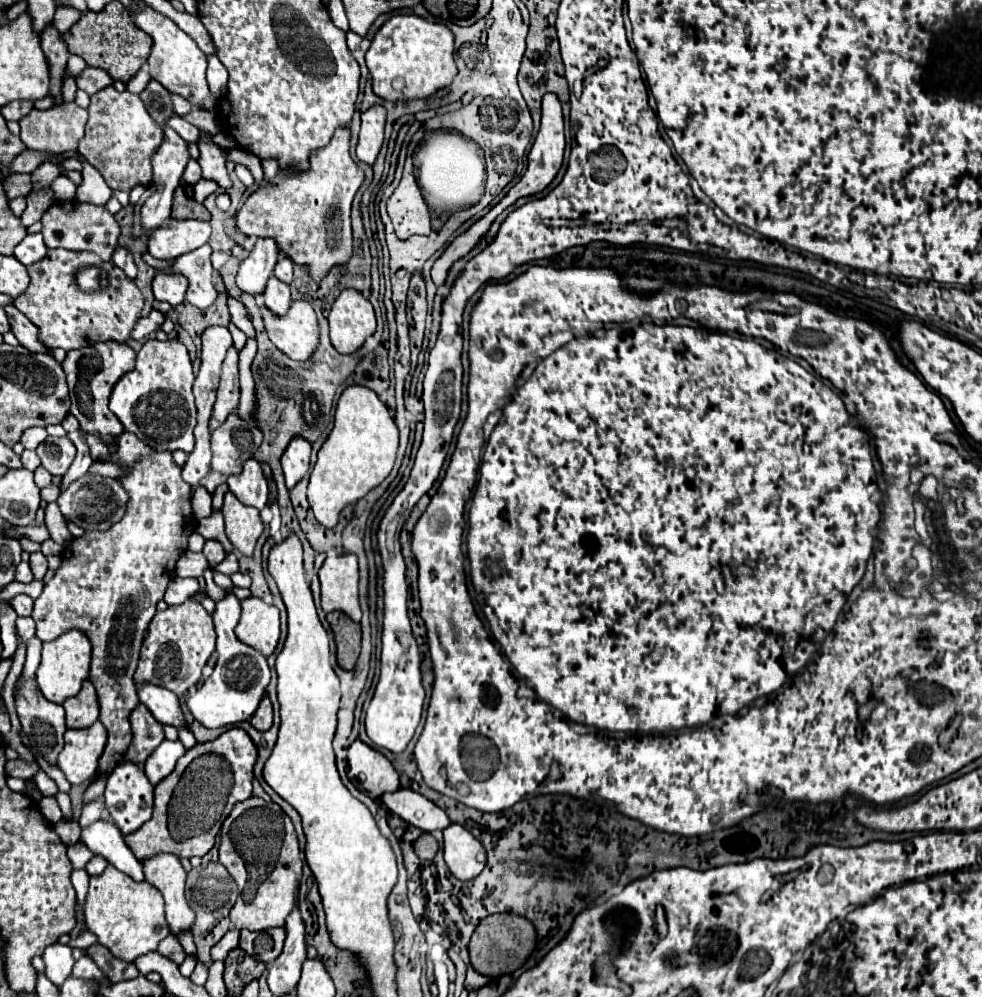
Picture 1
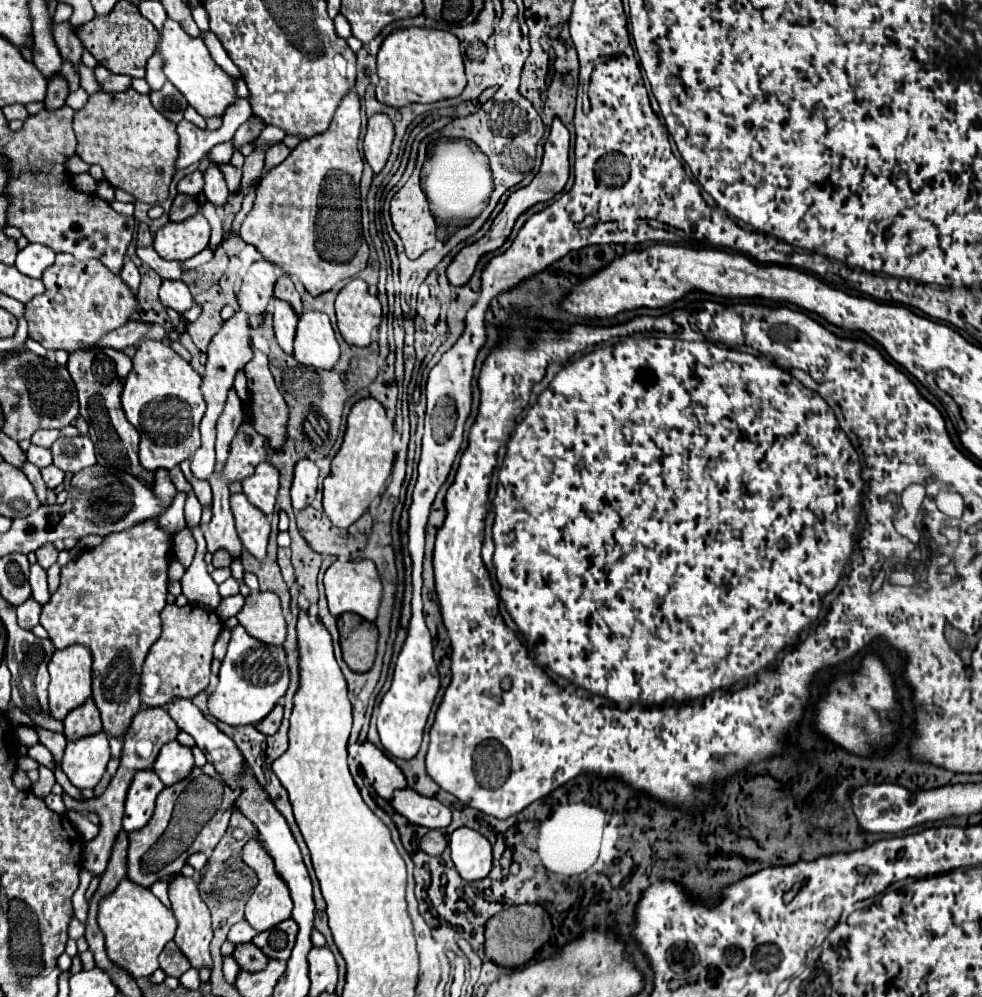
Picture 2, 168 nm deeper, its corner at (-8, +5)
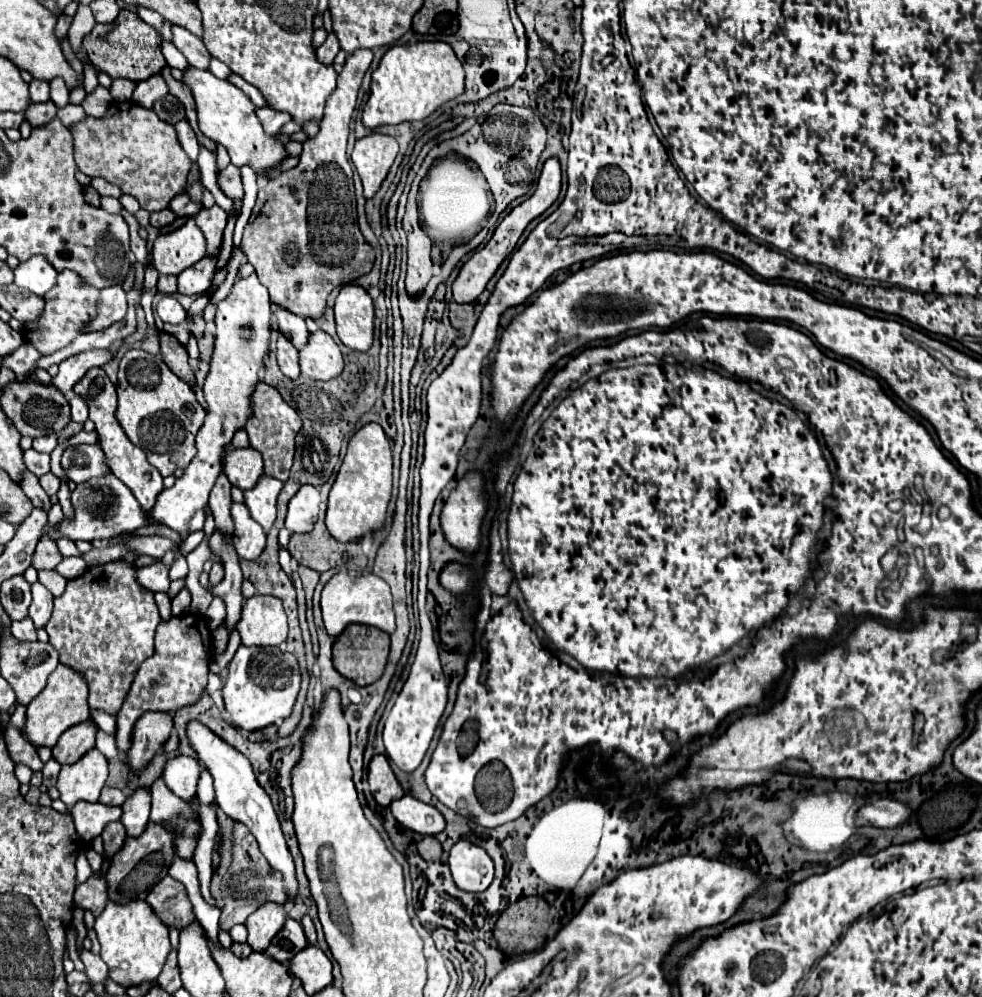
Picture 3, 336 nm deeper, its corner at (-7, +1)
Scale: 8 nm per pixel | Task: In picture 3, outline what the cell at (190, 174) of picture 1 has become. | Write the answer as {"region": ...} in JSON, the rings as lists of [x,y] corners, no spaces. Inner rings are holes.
{"region":[[[184,191],[184,193],[178,193],[178,195],[170,201],[170,209],[172,209],[178,217],[184,217],[184,215],[194,215],[194,213],[198,213],[198,209],[202,209],[202,203],[200,203],[200,201],[192,201],[190,195]]]}

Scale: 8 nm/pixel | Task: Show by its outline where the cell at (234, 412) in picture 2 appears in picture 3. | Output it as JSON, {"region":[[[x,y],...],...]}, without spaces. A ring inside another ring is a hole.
{"region":[[[222,471],[212,487],[212,493],[210,493],[210,509],[212,509],[212,515],[214,515],[214,521],[216,521],[216,527],[218,529],[224,529],[226,535],[232,535],[234,531],[234,525],[232,525],[232,517],[230,517],[230,481],[226,479],[226,473]]]}

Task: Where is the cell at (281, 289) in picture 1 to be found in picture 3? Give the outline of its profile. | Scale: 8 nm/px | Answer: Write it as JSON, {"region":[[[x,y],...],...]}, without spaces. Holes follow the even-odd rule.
{"region":[[[282,333],[278,335],[276,345],[278,345],[278,351],[276,351],[276,355],[278,355],[278,365],[280,365],[282,373],[284,373],[288,379],[298,379],[300,369],[298,369],[298,351],[296,351],[296,347],[294,347],[292,341],[290,341],[286,335],[282,335]]]}

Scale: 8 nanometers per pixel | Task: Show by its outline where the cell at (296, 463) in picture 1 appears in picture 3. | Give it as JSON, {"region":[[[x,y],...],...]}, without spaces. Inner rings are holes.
{"region":[[[302,485],[288,503],[286,529],[292,533],[310,531],[318,519],[320,509],[320,491],[314,485]]]}

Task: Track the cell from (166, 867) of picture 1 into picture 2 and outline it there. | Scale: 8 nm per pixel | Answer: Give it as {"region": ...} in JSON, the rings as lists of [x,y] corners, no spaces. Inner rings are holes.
{"region":[[[177,875],[171,885],[169,885],[169,899],[171,899],[171,905],[173,905],[173,915],[177,919],[177,933],[175,933],[175,945],[181,949],[183,957],[187,957],[187,961],[191,963],[193,969],[211,969],[213,961],[211,961],[211,955],[209,955],[209,943],[211,943],[211,937],[213,937],[213,929],[211,929],[211,915],[209,915],[209,909],[207,905],[203,903],[203,899],[199,897],[199,891],[197,891],[197,883],[193,879],[187,879],[187,877],[181,877]]]}

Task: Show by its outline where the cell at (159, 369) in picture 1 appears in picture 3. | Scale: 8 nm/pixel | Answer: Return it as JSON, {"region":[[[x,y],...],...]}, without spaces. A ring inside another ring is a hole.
{"region":[[[144,349],[126,351],[118,371],[116,419],[130,441],[146,453],[148,463],[154,465],[162,477],[188,467],[196,455],[194,437],[202,427],[204,417],[206,411],[198,403],[192,387],[184,379],[176,377],[160,355],[150,355]]]}

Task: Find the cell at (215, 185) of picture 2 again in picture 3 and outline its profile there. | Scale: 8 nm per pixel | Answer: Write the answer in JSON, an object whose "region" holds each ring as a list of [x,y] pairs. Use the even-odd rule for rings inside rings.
{"region":[[[212,205],[210,209],[200,209],[194,215],[194,219],[196,219],[196,225],[206,233],[206,239],[208,239],[206,255],[214,255],[222,243],[222,231],[228,221],[226,211],[218,205]]]}

